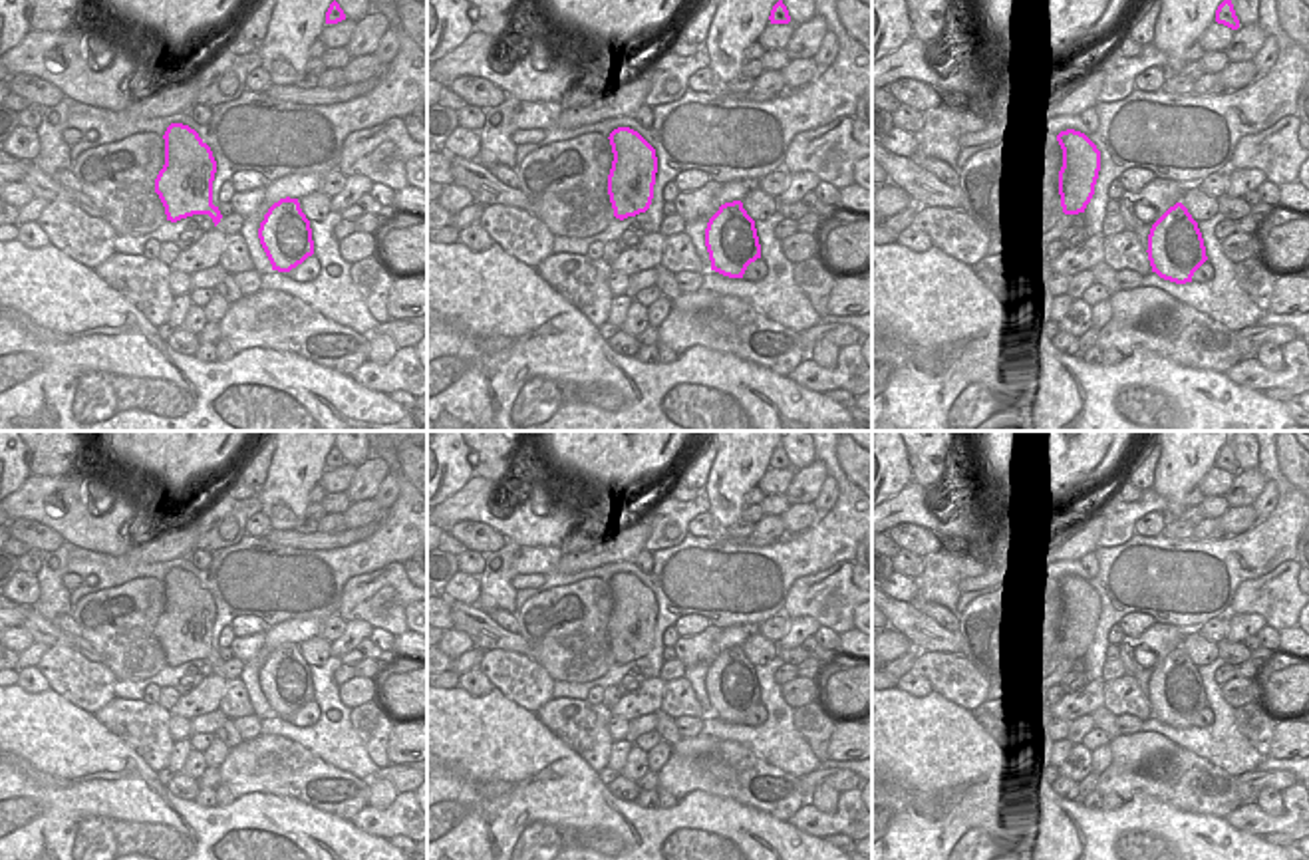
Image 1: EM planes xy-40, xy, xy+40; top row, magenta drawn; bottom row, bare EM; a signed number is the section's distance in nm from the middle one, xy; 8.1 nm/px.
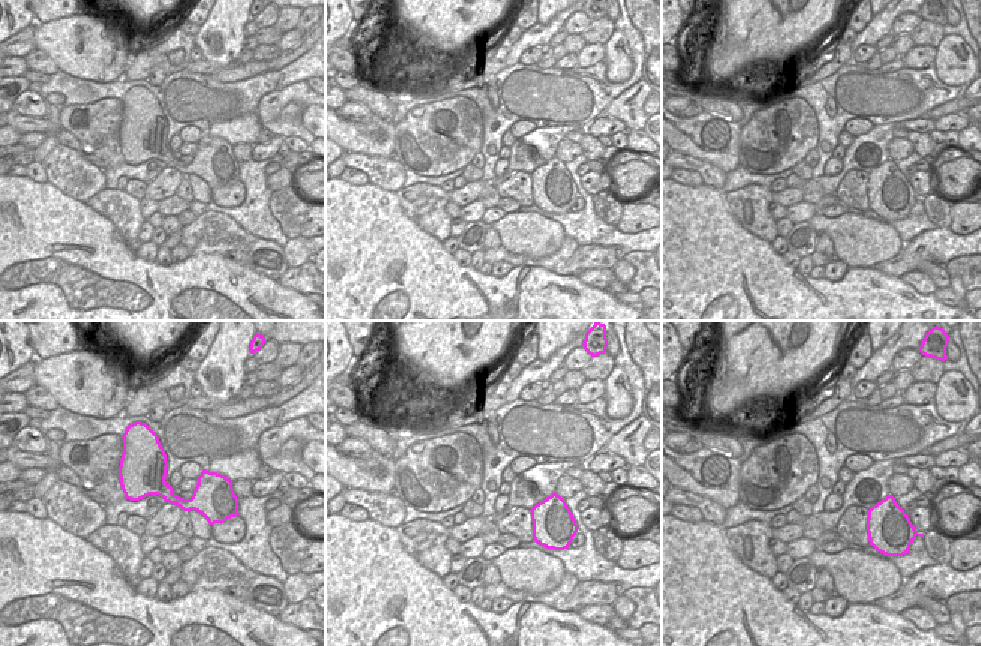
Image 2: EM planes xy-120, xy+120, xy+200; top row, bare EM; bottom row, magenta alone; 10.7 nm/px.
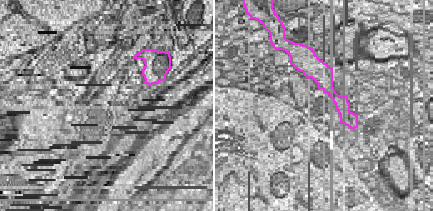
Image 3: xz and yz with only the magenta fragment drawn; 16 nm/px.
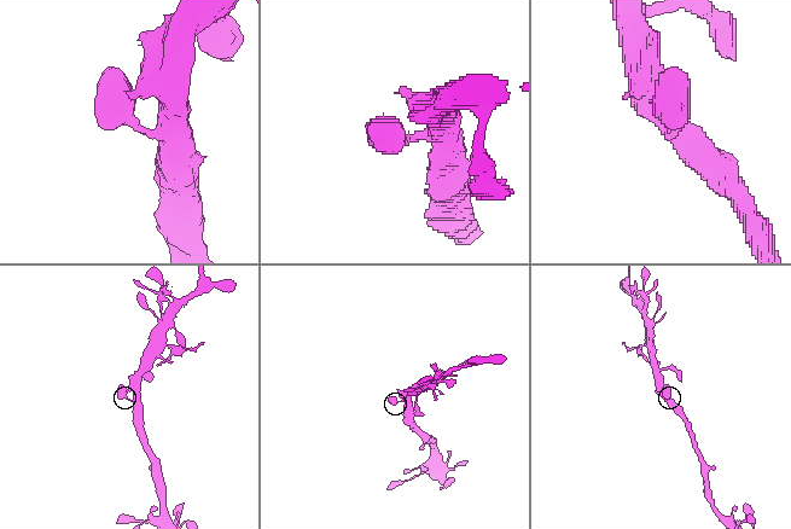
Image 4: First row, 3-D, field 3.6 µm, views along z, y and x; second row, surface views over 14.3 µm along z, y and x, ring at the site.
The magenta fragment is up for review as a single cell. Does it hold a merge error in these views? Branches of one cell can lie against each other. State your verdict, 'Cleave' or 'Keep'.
Keep

